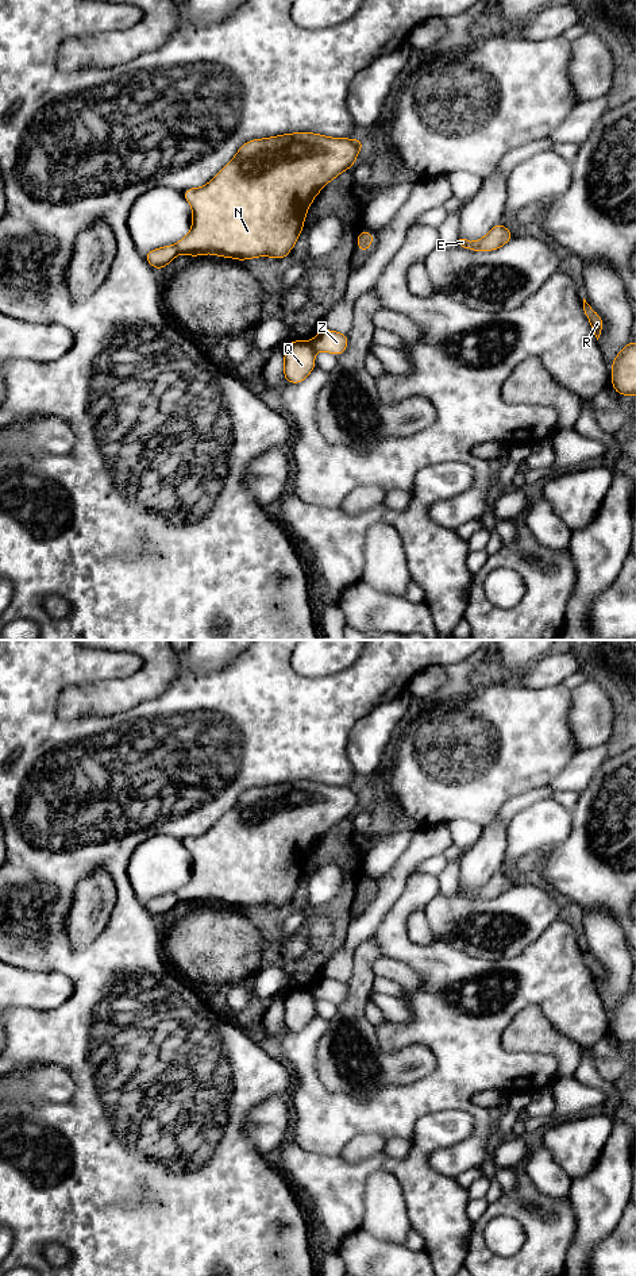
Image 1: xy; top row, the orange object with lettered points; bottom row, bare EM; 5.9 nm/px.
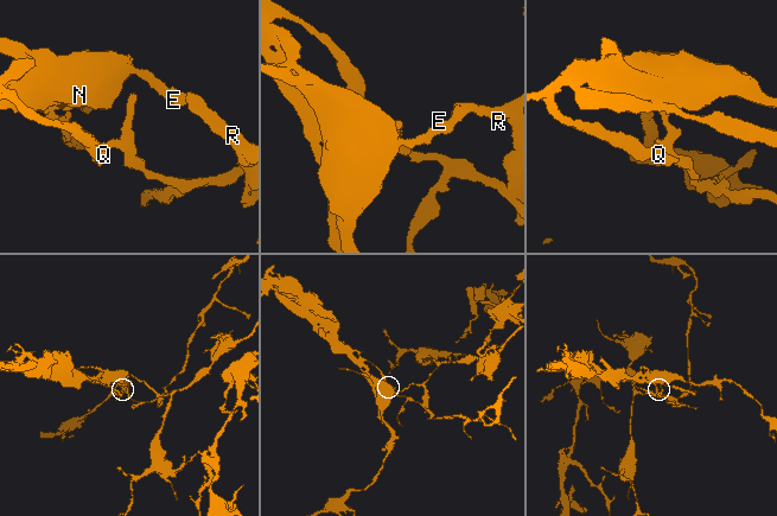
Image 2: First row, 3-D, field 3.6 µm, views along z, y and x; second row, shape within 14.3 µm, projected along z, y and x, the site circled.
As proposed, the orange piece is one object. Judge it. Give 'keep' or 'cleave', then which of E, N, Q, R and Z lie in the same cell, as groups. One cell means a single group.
cleave; E N Q R / Z

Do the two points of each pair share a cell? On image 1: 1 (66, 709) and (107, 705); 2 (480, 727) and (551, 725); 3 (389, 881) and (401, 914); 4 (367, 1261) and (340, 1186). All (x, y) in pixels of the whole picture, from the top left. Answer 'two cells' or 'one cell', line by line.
1: one cell
2: one cell
3: two cells
4: two cells

